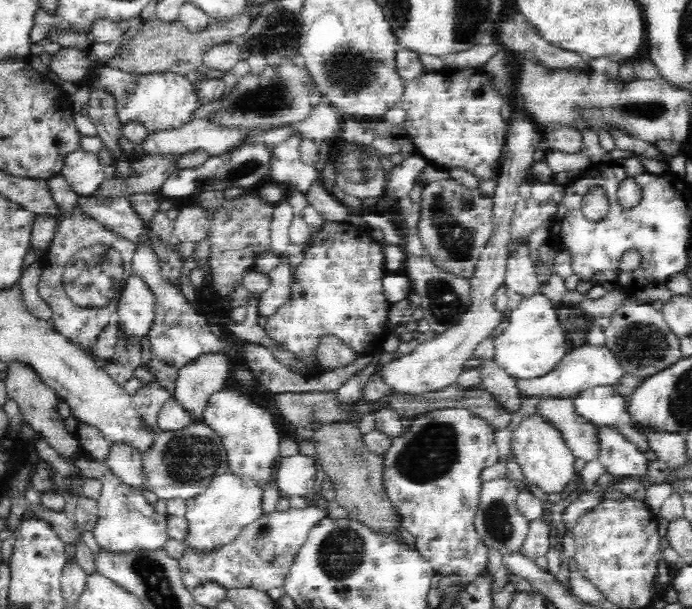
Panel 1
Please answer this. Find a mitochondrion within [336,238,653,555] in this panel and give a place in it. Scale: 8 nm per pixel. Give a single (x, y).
(430, 450)

